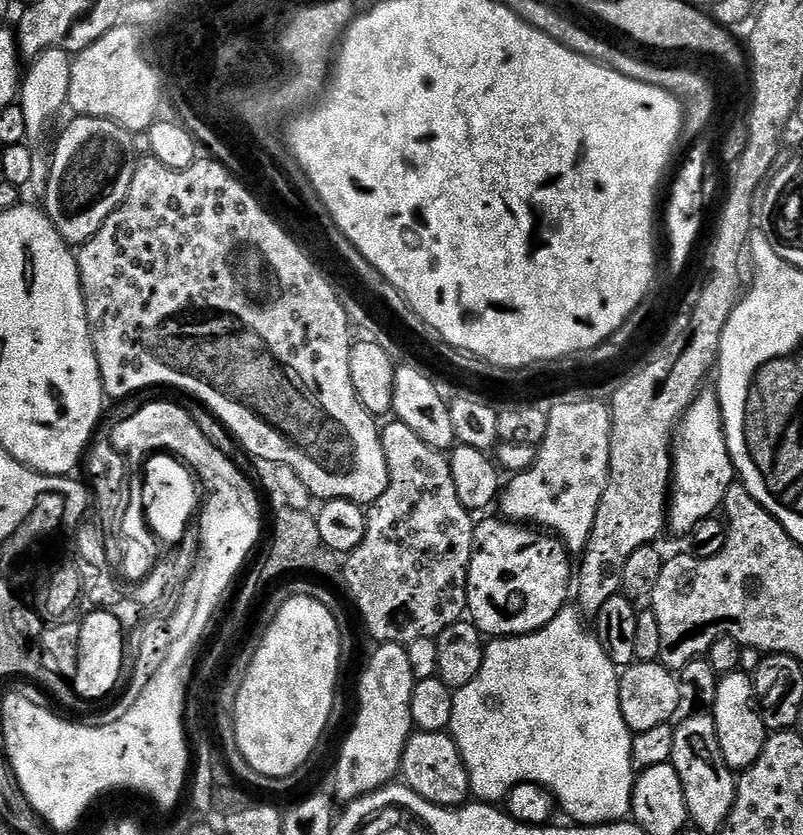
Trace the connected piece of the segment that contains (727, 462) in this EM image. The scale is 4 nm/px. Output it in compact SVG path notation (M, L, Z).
M701 390L697 392L696 401L680 417L672 446L672 470L674 479L670 484L670 499L666 504L666 516L670 521L670 528L676 532L688 534L691 533L694 525L709 519L715 513L712 511L715 508L717 511L723 505L726 490L736 480L735 468L724 437L724 419L720 414L720 397L716 395L715 391Z

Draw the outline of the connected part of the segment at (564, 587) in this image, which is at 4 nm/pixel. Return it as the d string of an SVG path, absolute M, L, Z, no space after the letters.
M495 518L496 520L484 520L475 525L472 530L472 557L470 558L470 566L468 567L468 611L467 615L472 616L472 620L476 623L476 628L480 632L485 632L485 637L499 638L501 636L525 636L531 632L537 632L542 626L546 626L563 610L570 600L570 585L574 580L574 568L568 565L570 559L569 553L563 544L551 535L545 534L540 530L533 530L528 526L521 526L511 523L503 518Z

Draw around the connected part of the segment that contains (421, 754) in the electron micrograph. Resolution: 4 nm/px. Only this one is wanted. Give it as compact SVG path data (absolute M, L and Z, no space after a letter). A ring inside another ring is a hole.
M413 731L408 741L404 743L404 753L400 759L400 772L402 773L403 783L413 788L418 795L422 798L426 798L431 804L440 804L444 808L455 808L469 799L468 771L462 762L462 758L458 754L458 746L447 731Z

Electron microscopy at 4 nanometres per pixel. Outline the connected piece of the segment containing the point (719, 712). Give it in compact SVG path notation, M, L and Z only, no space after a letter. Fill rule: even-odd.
M742 671L723 673L716 681L714 702L710 706L710 714L714 718L714 726L718 734L718 750L722 750L722 758L726 766L733 770L749 768L762 752L762 746L767 742L770 732L764 726L760 710L754 703L754 680L751 675Z

